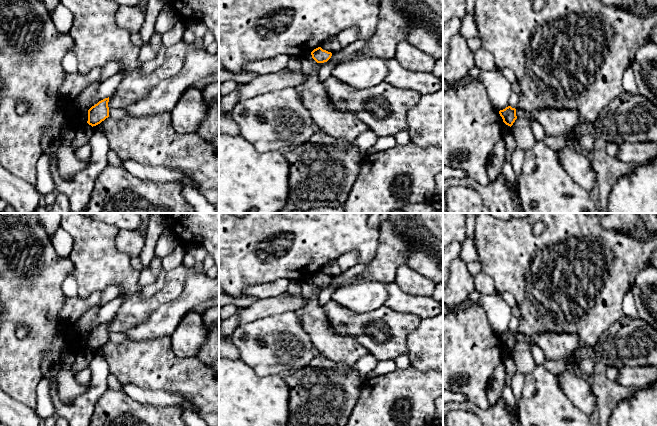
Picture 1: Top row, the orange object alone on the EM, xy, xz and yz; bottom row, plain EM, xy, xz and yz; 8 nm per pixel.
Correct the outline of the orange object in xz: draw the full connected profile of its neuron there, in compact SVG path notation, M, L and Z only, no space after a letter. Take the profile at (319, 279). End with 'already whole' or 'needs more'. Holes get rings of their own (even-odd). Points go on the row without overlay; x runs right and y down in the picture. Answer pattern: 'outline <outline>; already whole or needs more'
outline M318 271L311 276L311 279L312 279L312 282L317 287L324 287L324 286L327 286L331 282L332 277L326 274L323 274L321 271Z; already whole

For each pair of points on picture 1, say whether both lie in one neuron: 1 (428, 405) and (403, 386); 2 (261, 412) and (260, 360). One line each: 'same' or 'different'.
1: same
2: different

